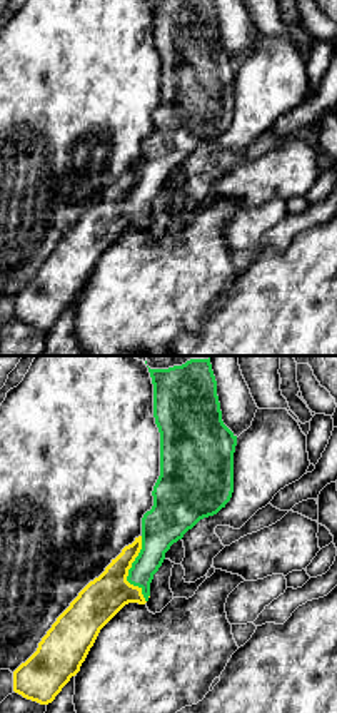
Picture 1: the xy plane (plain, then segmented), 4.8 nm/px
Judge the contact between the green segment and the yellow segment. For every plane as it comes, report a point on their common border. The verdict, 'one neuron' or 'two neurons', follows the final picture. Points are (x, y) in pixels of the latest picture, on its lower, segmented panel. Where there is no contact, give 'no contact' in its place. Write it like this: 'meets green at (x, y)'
meets green at (129, 571)

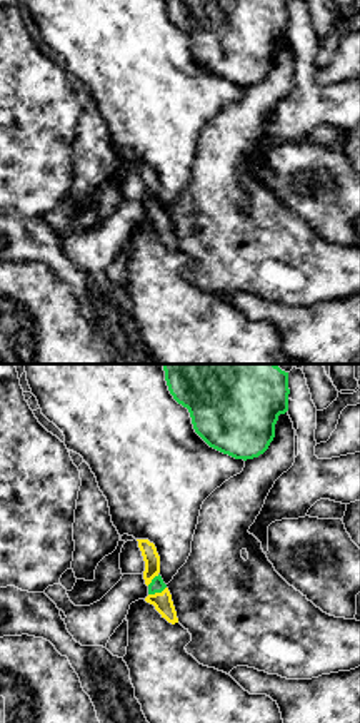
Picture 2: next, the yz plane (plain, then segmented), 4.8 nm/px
meets green at (157, 591)

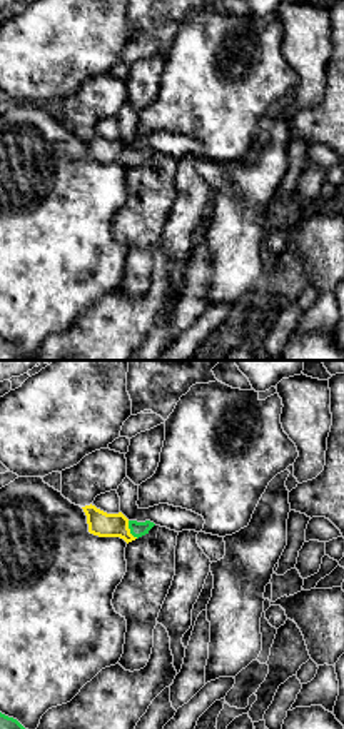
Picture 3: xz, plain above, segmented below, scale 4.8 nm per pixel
meets green at (131, 531)

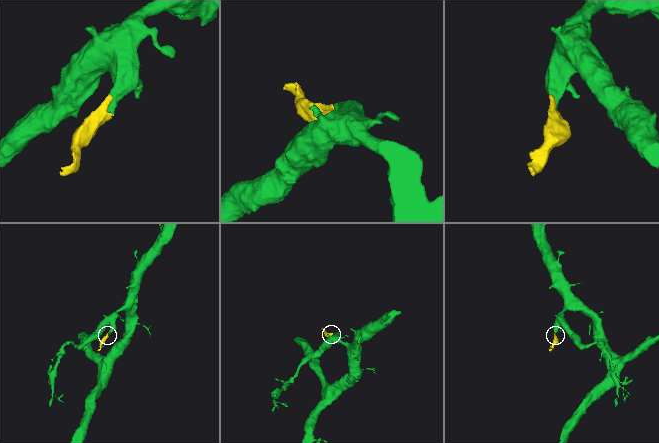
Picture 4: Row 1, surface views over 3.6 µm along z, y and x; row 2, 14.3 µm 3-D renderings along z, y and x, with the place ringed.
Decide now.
one neuron

